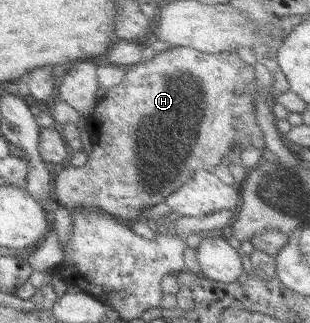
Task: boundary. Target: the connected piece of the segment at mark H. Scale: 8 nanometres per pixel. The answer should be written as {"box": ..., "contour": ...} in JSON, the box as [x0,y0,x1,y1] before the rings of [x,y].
{"box":[52,47,265,224],"contour":[[[170,47],[165,52],[158,52],[151,60],[145,59],[143,64],[135,64],[126,68],[123,81],[117,86],[107,89],[104,97],[100,98],[96,108],[87,118],[87,132],[92,142],[92,150],[88,153],[87,162],[81,167],[61,167],[54,170],[52,195],[56,200],[56,204],[73,212],[75,210],[99,210],[107,213],[113,218],[118,219],[118,222],[128,224],[129,220],[147,218],[147,211],[160,203],[165,203],[165,200],[175,193],[179,187],[183,186],[196,170],[205,170],[212,172],[217,166],[221,165],[223,156],[227,156],[231,150],[243,151],[249,146],[253,148],[265,148],[263,132],[256,120],[255,99],[257,98],[257,84],[255,77],[255,66],[245,63],[235,50],[231,52],[219,52],[219,54],[201,54],[201,52],[193,52],[193,49],[188,47]]]}

